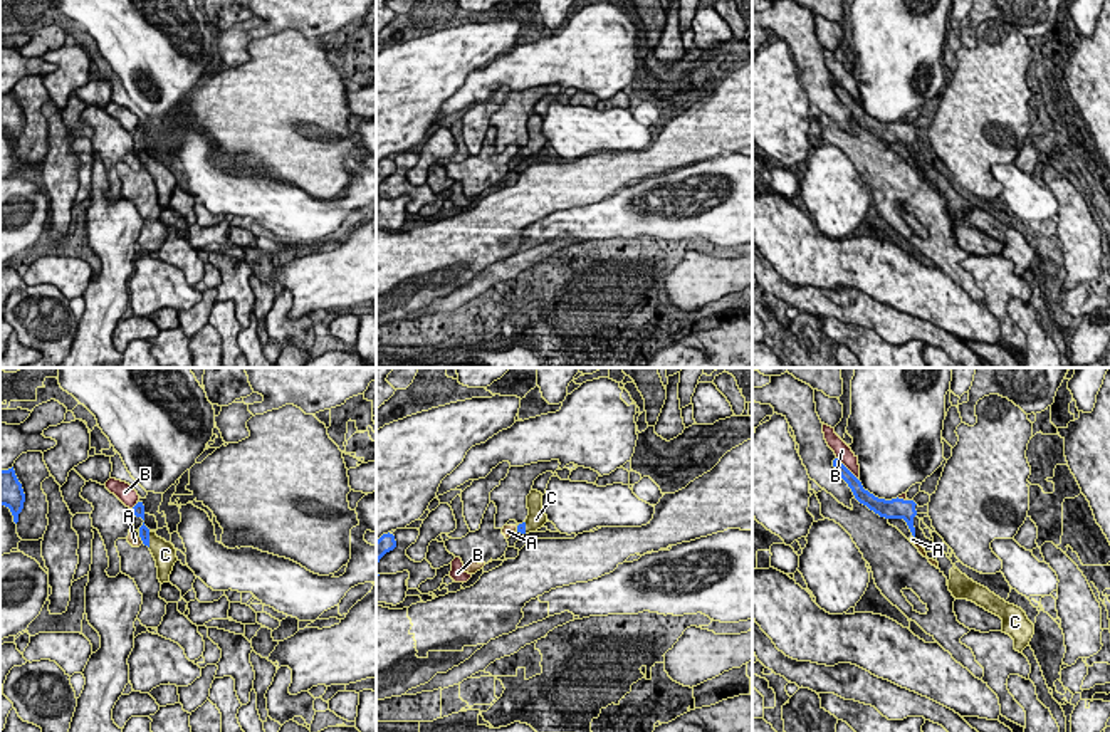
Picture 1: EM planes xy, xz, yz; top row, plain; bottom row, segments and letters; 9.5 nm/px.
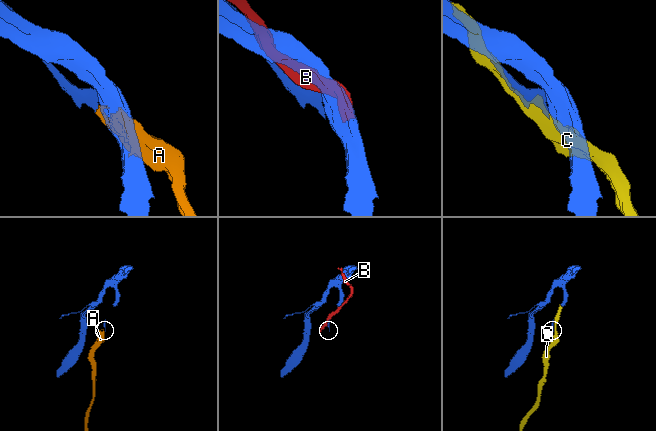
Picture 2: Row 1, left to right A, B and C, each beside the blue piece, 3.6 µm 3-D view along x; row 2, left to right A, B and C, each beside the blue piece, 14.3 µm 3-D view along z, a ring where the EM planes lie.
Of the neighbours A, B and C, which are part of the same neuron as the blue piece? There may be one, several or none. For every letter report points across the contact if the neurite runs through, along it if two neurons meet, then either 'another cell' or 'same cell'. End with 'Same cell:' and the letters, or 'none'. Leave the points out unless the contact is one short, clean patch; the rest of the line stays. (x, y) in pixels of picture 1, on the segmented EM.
A: along xy (140, 536), (143, 543) | another cell
B: another cell
C: same cell
Same cell: C

